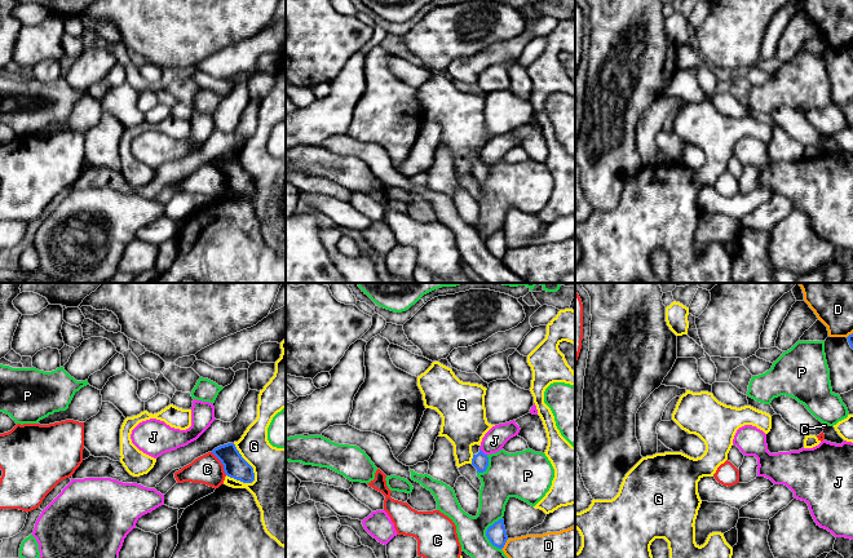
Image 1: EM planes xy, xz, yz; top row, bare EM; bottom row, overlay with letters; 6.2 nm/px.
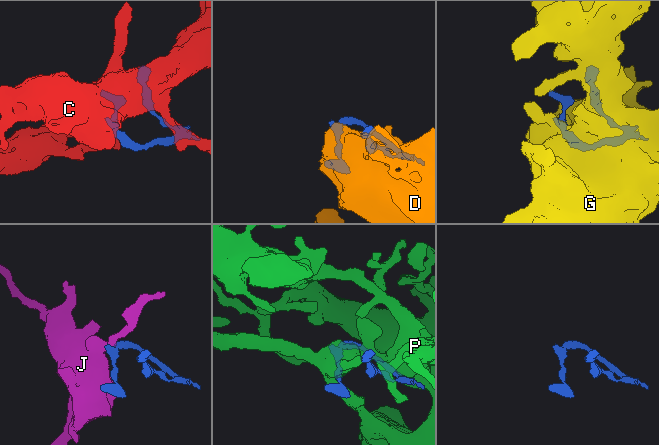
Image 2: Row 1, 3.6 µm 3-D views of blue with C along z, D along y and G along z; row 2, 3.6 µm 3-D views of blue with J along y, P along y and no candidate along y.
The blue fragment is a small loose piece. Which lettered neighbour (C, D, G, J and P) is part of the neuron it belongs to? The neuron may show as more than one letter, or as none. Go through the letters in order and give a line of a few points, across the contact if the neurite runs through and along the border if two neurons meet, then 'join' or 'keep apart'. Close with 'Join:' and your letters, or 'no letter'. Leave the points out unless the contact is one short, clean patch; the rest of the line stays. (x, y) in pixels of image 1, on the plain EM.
C: line xy (211, 163), (220, 172), (226, 185); keep apart
D: keep apart
G: keep apart
J: line xz (480, 159), (486, 165); keep apart
P: keep apart
Join: no letter

